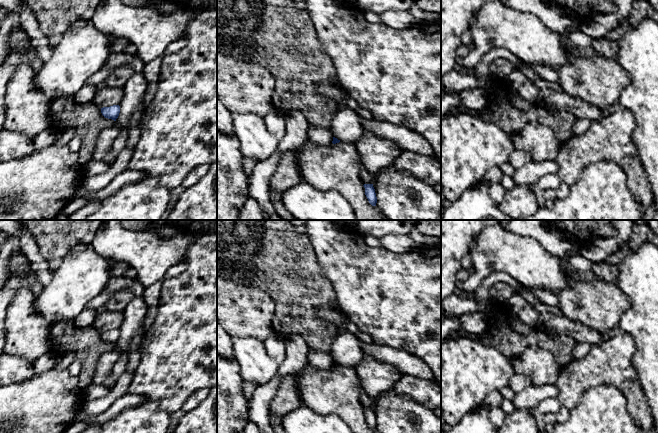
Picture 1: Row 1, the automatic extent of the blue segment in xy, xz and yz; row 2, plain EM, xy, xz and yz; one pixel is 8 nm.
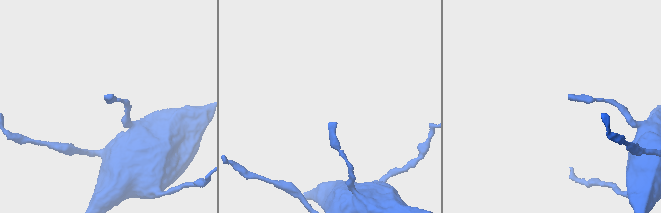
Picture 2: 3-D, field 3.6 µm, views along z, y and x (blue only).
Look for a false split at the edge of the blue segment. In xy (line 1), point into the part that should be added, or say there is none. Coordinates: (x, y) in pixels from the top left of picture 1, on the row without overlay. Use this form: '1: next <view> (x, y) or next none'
1: next none

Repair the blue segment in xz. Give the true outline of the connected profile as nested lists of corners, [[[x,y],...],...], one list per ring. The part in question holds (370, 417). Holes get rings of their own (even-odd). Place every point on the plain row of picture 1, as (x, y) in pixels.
[[[364,408],[363,410],[365,412],[365,419],[366,419],[369,427],[372,430],[376,430],[377,421],[376,421],[376,417],[375,417],[375,413],[373,411],[373,408]]]

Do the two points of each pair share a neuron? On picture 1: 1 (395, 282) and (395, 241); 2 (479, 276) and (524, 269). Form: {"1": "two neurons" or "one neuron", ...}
{"1": "two neurons", "2": "one neuron"}

